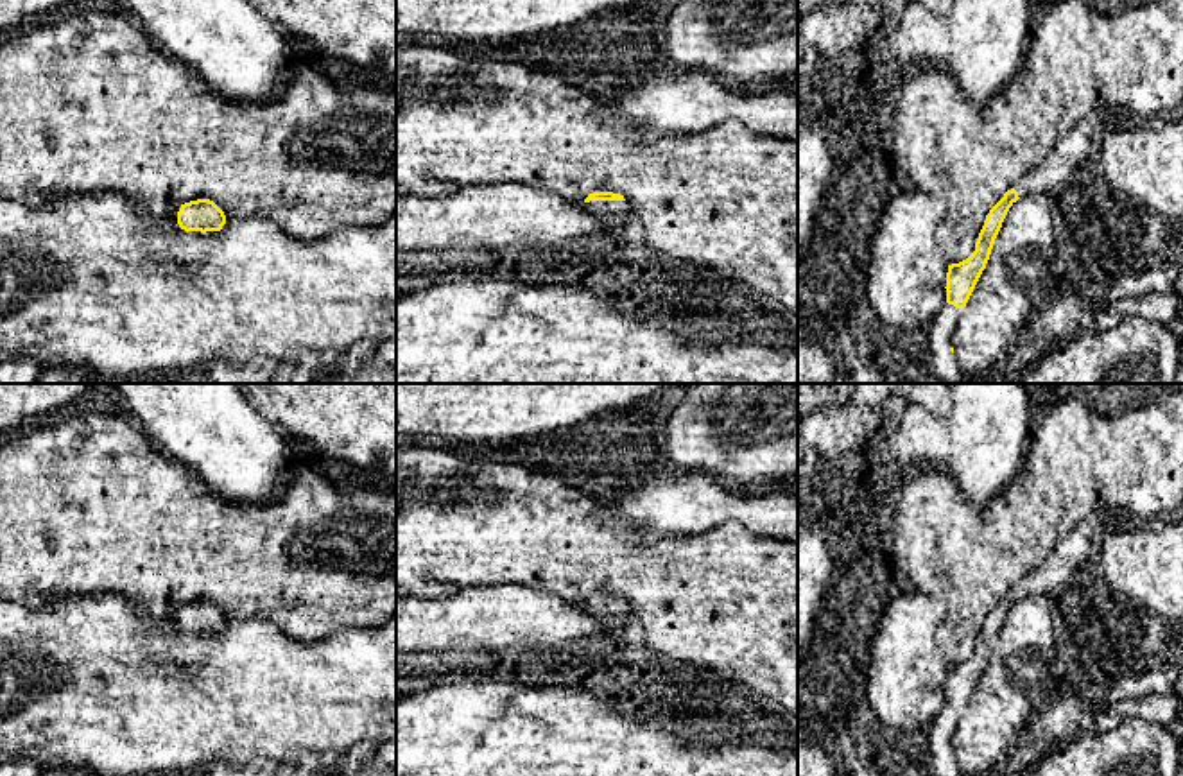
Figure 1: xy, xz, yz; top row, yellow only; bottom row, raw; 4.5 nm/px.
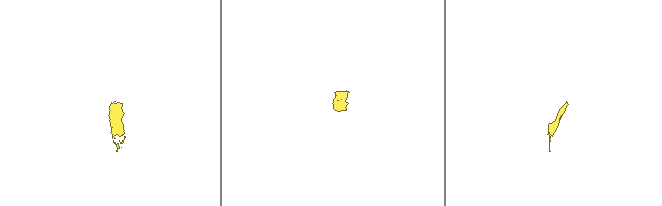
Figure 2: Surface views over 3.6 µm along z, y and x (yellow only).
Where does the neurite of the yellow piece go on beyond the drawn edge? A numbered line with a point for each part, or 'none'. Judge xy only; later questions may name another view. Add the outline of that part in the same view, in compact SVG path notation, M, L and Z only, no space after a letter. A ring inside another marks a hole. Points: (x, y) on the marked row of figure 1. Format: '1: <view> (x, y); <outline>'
none

